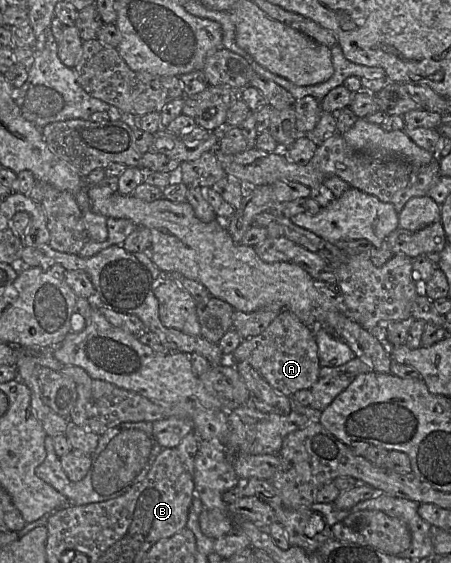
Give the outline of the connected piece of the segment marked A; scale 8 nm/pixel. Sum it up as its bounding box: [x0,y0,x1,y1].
[226,311,321,397]

